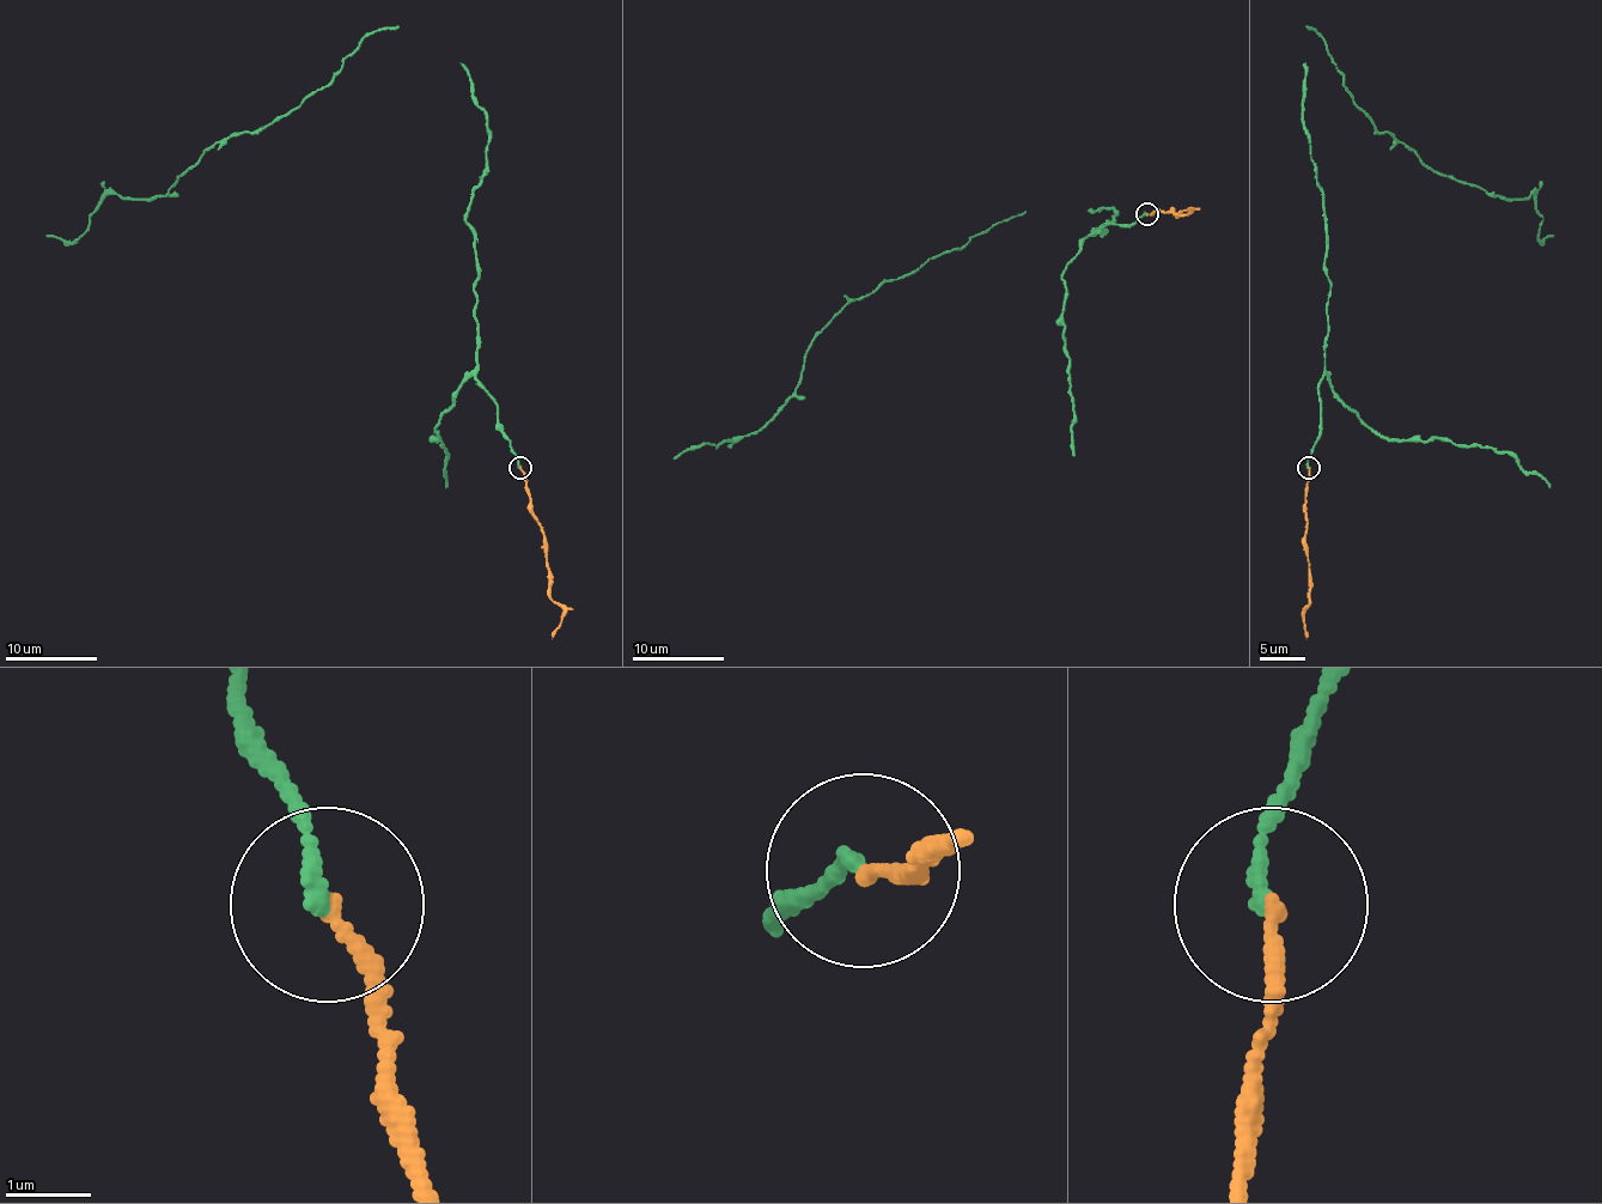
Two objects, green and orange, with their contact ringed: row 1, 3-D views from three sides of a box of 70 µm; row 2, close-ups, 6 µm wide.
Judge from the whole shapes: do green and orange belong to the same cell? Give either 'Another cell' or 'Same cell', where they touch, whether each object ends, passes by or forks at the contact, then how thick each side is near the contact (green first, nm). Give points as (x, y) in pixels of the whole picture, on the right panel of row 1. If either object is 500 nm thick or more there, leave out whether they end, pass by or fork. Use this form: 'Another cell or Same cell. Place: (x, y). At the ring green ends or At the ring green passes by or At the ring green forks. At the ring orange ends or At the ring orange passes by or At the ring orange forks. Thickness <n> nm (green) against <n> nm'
Same cell. Place: (1309, 467). At the ring green ends. At the ring orange ends. Thickness 160 nm (green) against 180 nm

